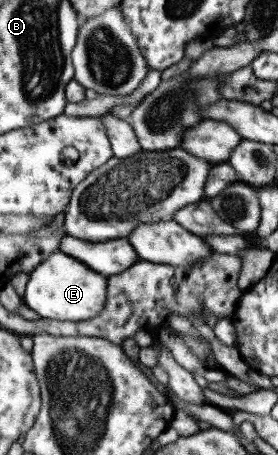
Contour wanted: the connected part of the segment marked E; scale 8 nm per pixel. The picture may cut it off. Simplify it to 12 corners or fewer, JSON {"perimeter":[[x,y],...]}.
{"perimeter":[[60,251],[28,274],[20,298],[41,319],[86,321],[106,277]]}

